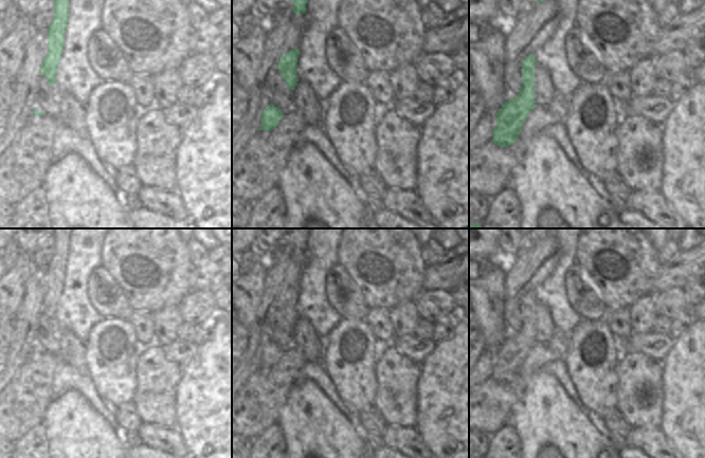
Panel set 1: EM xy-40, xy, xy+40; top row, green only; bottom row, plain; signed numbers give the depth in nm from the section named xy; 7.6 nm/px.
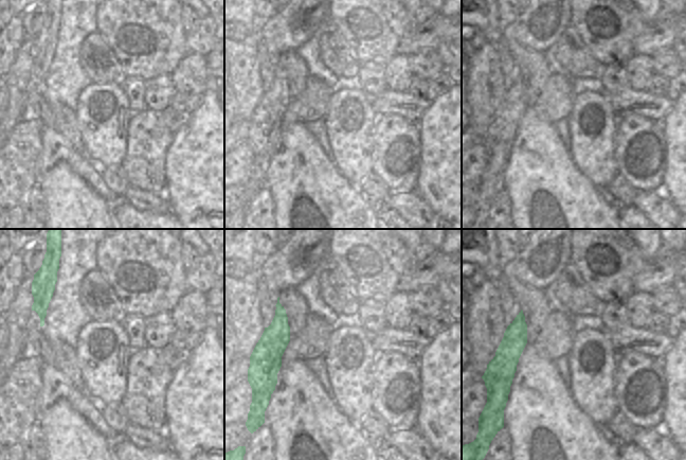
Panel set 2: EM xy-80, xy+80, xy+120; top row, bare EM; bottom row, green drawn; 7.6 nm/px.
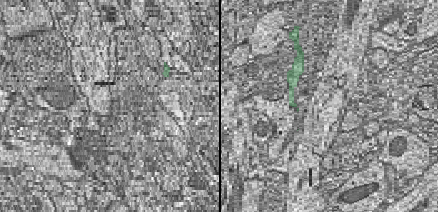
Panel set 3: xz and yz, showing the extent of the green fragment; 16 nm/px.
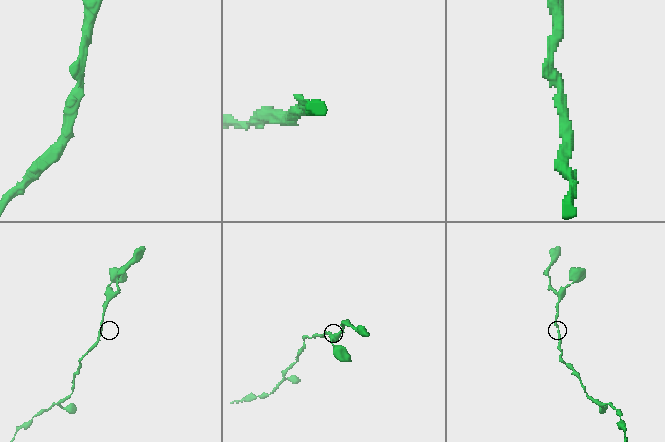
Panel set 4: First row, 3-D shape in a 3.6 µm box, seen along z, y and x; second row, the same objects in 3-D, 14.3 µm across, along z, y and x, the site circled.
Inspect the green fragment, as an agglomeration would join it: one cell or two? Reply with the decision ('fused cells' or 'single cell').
single cell

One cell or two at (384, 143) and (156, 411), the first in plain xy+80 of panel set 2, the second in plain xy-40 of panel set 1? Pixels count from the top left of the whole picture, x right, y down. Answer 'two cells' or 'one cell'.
one cell

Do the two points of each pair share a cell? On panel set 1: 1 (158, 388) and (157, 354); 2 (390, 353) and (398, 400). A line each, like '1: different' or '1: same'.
1: same
2: same

